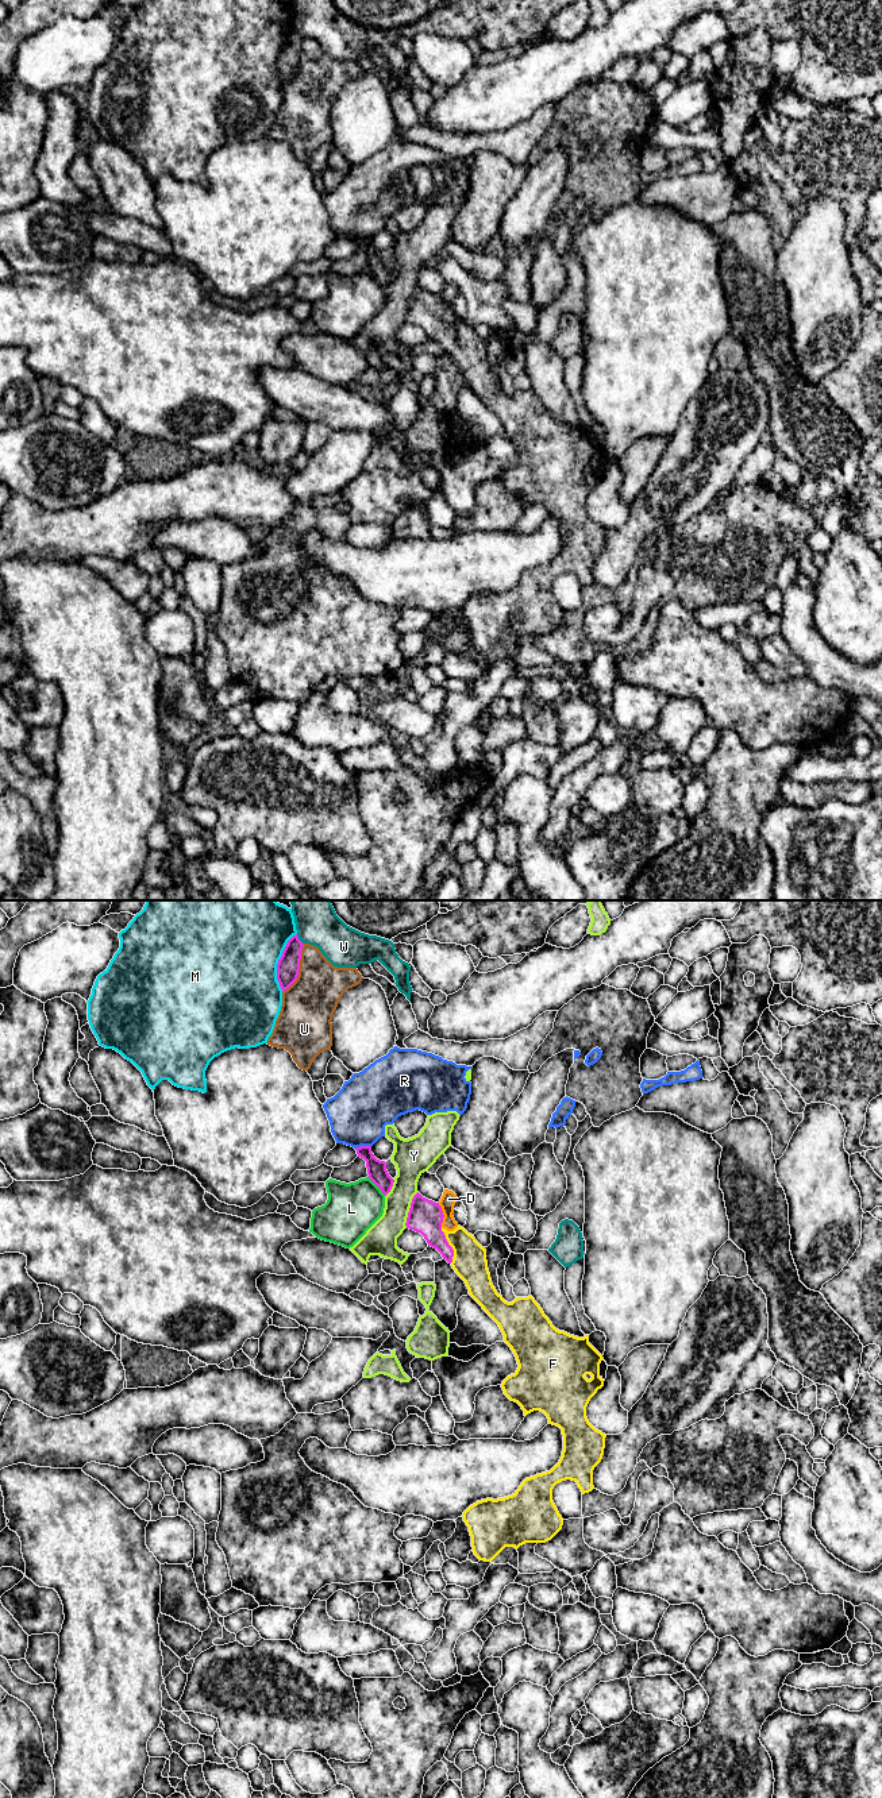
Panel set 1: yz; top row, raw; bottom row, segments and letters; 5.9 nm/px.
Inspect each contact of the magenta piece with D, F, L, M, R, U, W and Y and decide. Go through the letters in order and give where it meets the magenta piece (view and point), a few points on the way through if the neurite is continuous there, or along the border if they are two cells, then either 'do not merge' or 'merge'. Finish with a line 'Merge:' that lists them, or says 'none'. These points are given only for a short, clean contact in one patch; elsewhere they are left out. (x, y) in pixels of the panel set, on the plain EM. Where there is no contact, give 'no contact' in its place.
D: meets magenta in yz at (443, 308); do not merge
F: meets magenta in yz at (449, 338); runs through yz (426, 309), (428, 317), (449, 338), (469, 354); merge
L: meets magenta in yz at (376, 277); border along yz (368, 269), (385, 288); do not merge
M: meets magenta in yz at (278, 56); do not merge
R: meets magenta in yz at (362, 239); border along yz (370, 238), (362, 238), (355, 242); do not merge
U: meets magenta in yz at (299, 61); do not merge
W: meets magenta in yz at (299, 33); do not merge
Y: meets magenta in yz at (409, 303); border along yz (418, 285), (412, 292), (405, 320); do not merge
Merge: F

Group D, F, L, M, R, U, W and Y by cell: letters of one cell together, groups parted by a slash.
D / F / L / M / R / U / W / Y

